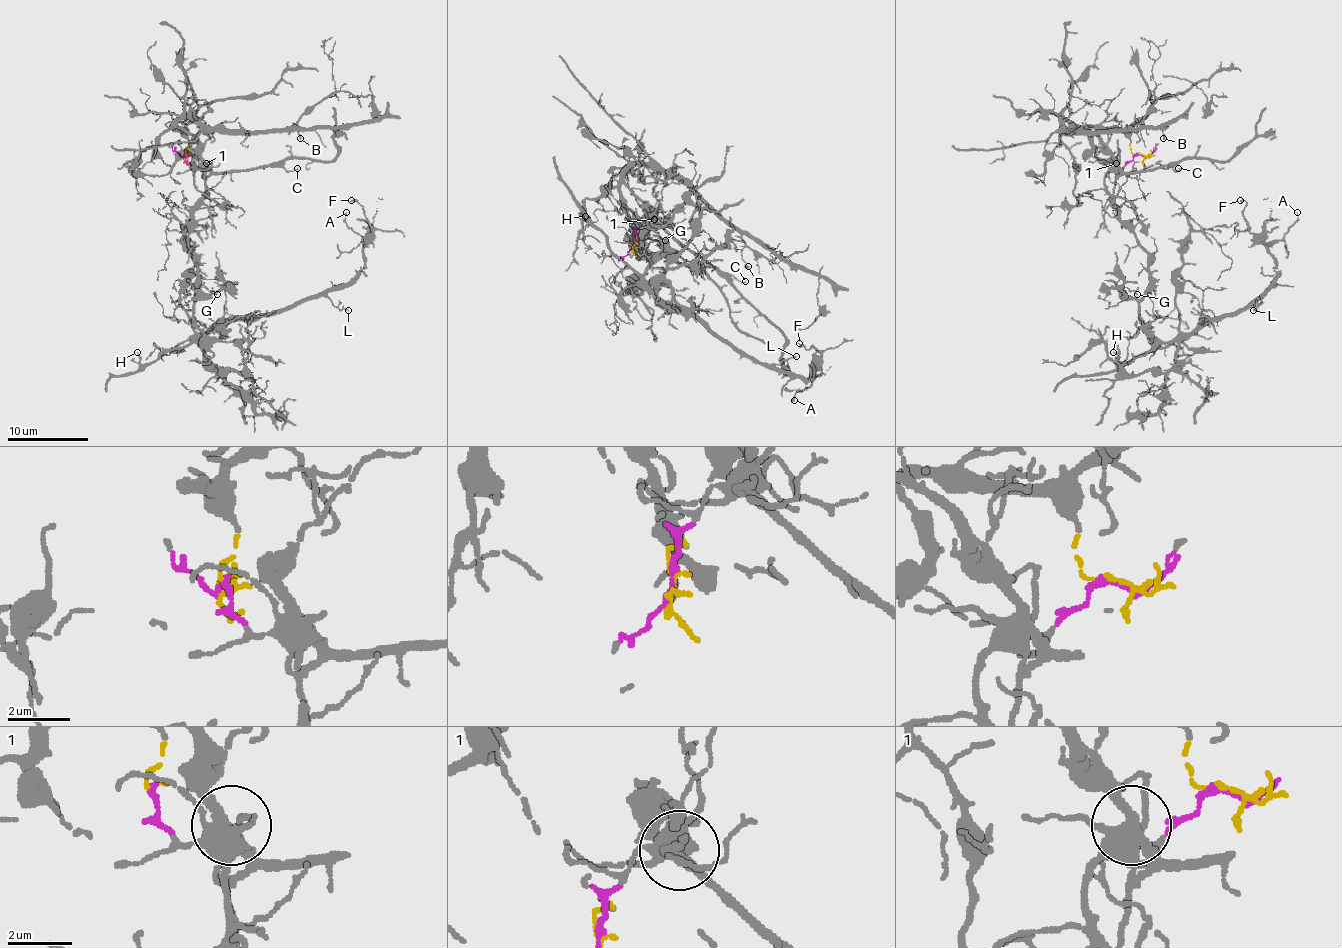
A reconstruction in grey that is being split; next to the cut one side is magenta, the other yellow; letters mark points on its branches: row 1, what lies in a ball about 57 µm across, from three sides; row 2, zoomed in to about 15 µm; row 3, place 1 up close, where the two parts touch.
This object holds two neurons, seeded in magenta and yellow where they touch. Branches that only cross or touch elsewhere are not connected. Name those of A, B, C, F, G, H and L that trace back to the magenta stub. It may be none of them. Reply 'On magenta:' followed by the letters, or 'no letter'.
On magenta: A, F, G, H, L

